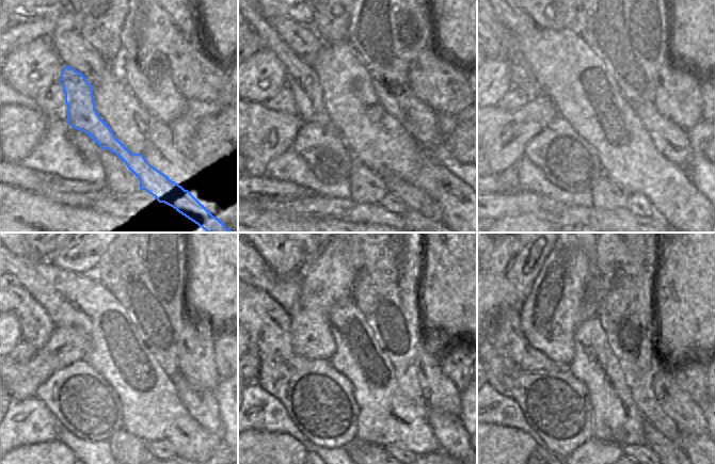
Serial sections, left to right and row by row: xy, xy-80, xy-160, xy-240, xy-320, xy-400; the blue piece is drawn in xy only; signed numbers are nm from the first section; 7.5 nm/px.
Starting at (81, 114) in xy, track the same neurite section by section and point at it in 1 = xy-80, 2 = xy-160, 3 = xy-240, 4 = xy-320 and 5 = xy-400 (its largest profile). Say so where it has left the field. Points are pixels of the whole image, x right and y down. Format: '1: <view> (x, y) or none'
1: xy-80 (300, 78)
2: xy-160 (511, 51)
3: none
4: none
5: none

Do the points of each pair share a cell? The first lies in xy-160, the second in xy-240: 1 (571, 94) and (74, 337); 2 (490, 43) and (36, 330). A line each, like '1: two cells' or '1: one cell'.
1: two cells
2: one cell

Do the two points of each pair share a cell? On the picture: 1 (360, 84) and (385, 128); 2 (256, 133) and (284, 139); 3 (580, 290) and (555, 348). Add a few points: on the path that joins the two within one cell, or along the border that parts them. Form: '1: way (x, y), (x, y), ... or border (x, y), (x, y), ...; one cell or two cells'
1: way (360, 95), (360, 102), (375, 117); one cell
2: way (264, 133), (273, 126), (279, 131); one cell
3: way (566, 304), (555, 315), (555, 334); one cell

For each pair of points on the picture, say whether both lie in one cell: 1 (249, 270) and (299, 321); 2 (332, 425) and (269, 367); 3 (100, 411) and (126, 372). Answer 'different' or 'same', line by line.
1: different
2: same
3: different

